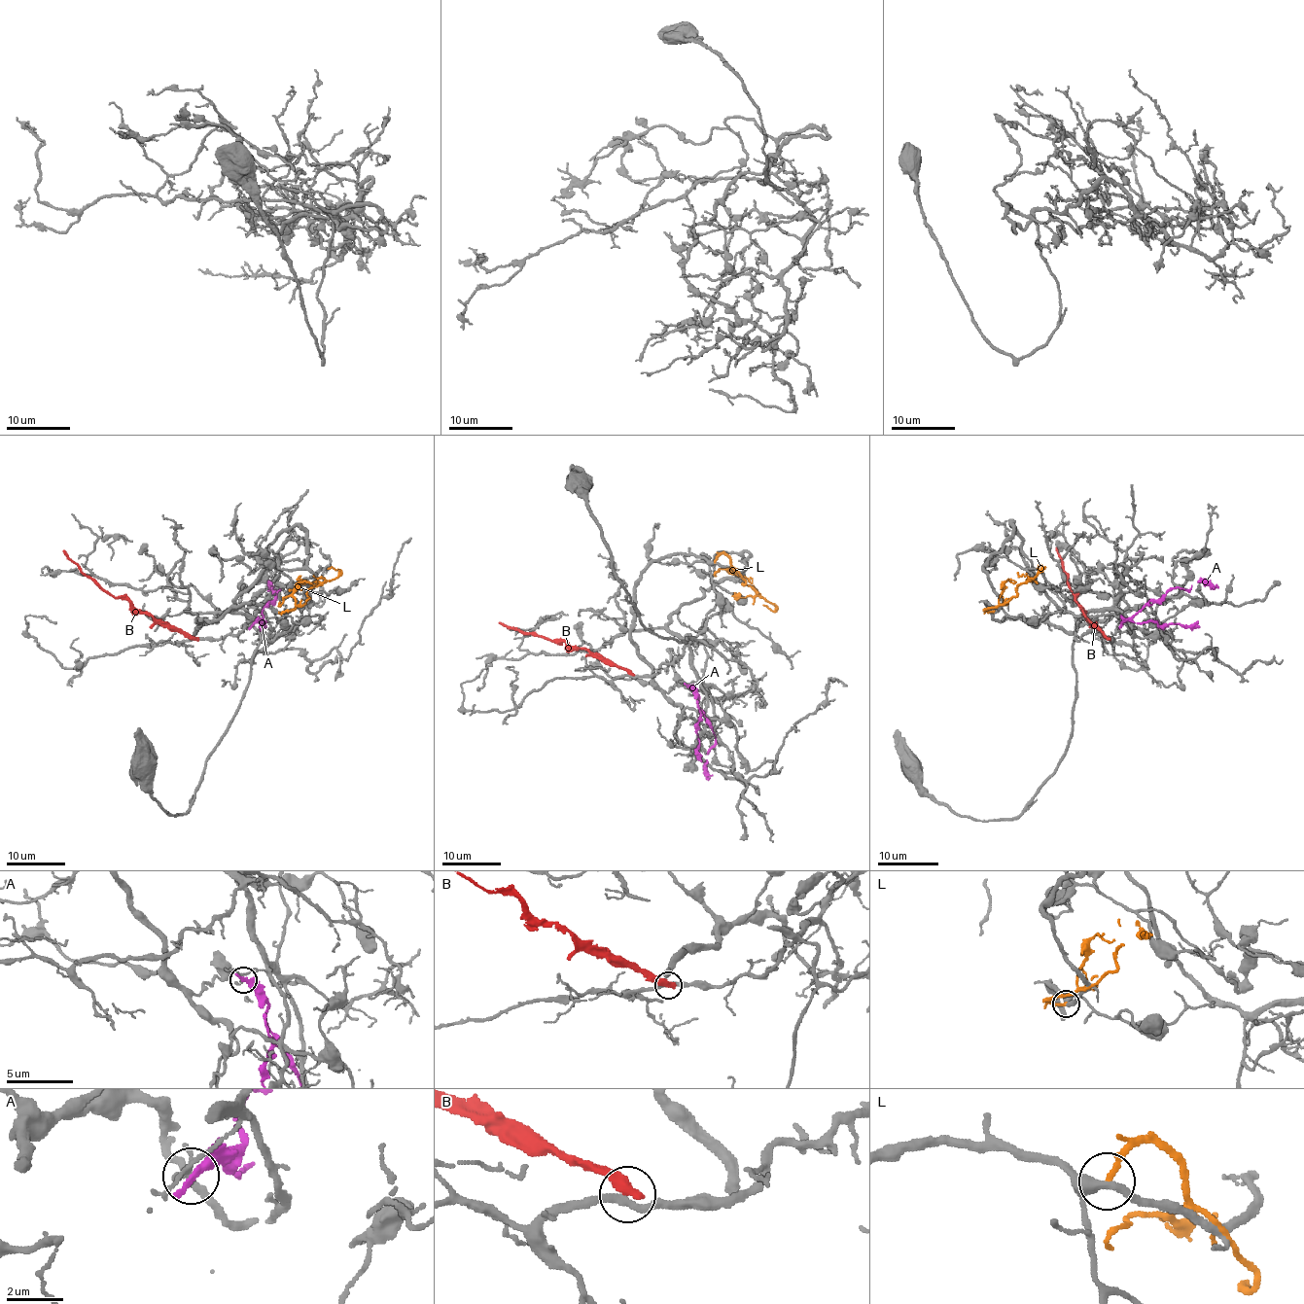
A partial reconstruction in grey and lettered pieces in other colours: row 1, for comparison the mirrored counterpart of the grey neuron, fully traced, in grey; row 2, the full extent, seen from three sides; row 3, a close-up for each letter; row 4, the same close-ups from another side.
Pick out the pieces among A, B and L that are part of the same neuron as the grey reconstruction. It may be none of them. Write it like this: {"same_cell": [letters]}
{"same_cell": []}

